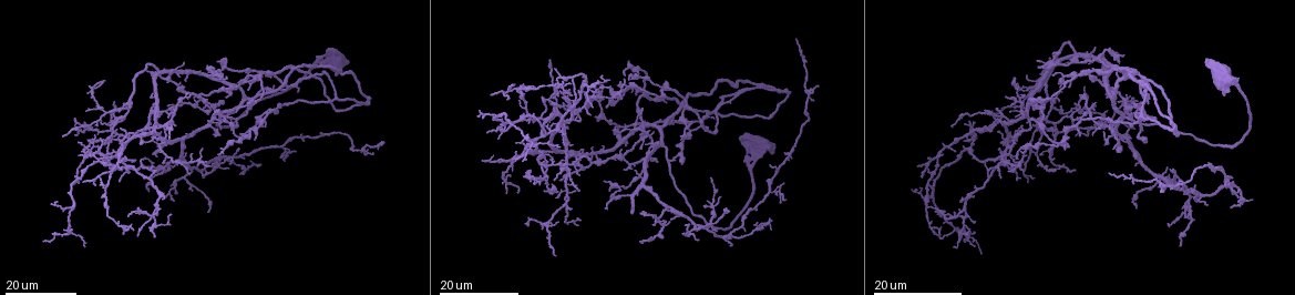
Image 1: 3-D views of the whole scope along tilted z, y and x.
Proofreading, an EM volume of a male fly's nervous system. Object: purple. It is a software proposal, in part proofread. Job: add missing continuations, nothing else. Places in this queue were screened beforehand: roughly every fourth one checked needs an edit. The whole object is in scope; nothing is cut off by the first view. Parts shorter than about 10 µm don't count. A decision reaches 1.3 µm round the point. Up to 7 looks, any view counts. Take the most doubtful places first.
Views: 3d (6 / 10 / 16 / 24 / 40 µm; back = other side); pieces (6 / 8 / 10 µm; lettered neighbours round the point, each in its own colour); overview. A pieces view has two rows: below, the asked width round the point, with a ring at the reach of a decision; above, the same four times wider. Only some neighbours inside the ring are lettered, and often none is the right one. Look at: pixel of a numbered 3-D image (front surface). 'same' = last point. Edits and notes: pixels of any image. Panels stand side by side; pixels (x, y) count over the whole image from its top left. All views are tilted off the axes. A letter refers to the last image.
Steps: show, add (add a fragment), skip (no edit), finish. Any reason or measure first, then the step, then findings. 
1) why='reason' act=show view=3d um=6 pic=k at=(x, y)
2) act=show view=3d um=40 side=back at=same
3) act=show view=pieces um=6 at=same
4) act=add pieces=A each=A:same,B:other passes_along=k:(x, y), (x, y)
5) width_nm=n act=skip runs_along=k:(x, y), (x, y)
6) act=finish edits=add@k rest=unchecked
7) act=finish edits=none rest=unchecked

why='tapers out' act=show view=3d um=24 pic=1 at=(61, 135)

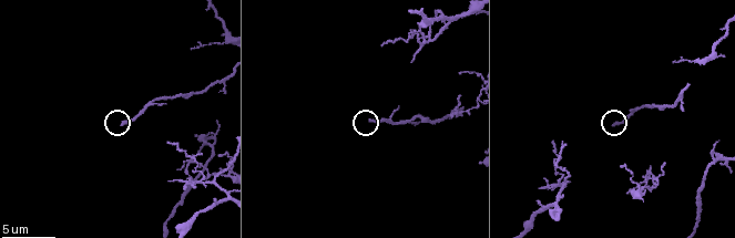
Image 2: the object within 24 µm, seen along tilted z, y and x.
act=show view=pieces um=8 pic=2 at=(612, 125)

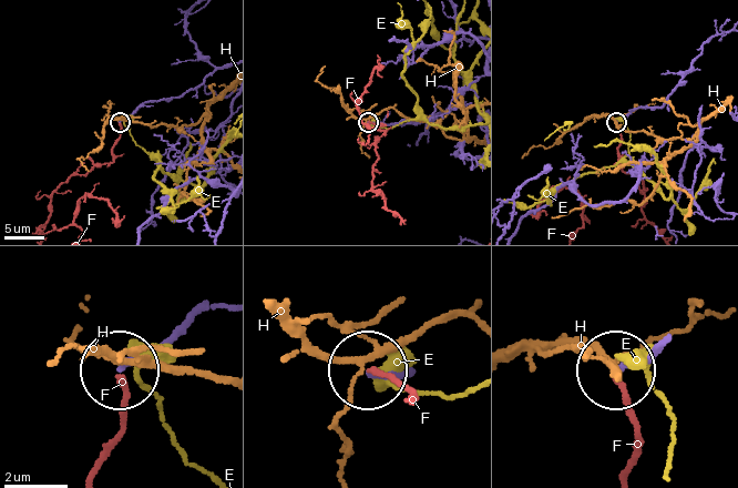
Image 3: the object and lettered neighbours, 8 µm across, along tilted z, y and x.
act=skip each=E:other,F:other,H:other found='no lettered fragment goes on from it'

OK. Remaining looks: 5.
why='branch stops here' act=show view=3d um=24 pic=1 at=(615, 129)

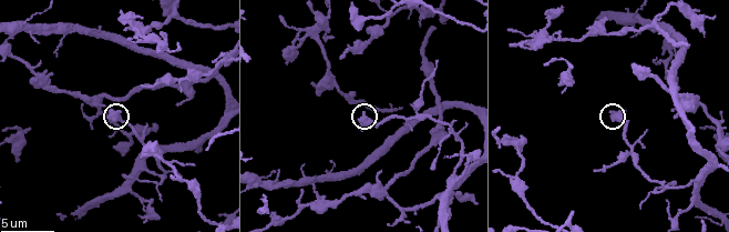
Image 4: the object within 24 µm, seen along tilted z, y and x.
why='what lies round it' act=show view=pieces um=6 pic=4 at=(611, 116)

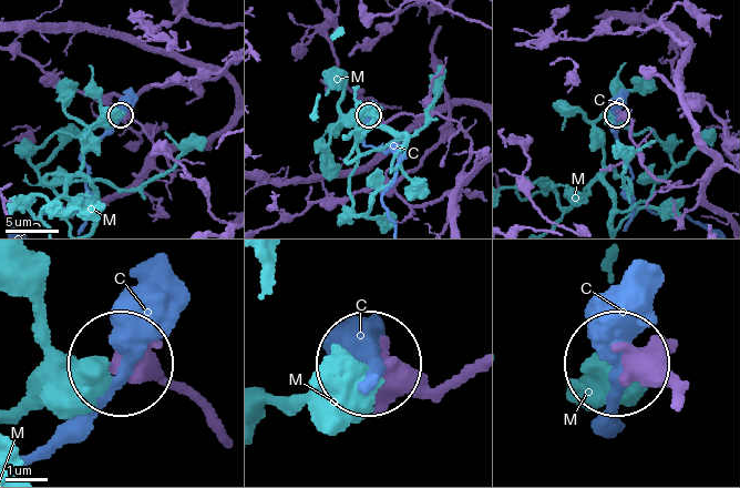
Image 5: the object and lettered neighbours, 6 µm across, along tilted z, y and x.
act=skip each=C:other,M:other found='none of them fits'

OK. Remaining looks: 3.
why='tapers out' act=show view=3d um=24 pic=1 at=(575, 101)

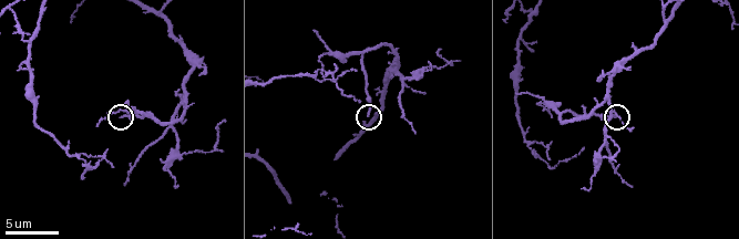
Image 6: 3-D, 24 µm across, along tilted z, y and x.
why='what lies round it' act=show view=pieces um=6 pic=6 at=(368, 113)

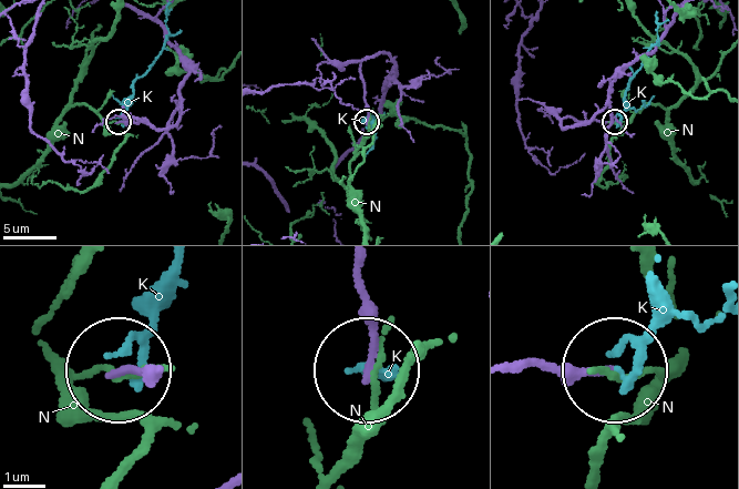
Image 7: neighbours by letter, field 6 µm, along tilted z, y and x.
width_nm=130 act=skip each=K:other,N:other runs_along=7:(523, 363), (612, 368) found='none of them fits'

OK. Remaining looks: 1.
act=finish edits=none rest=unchecked

